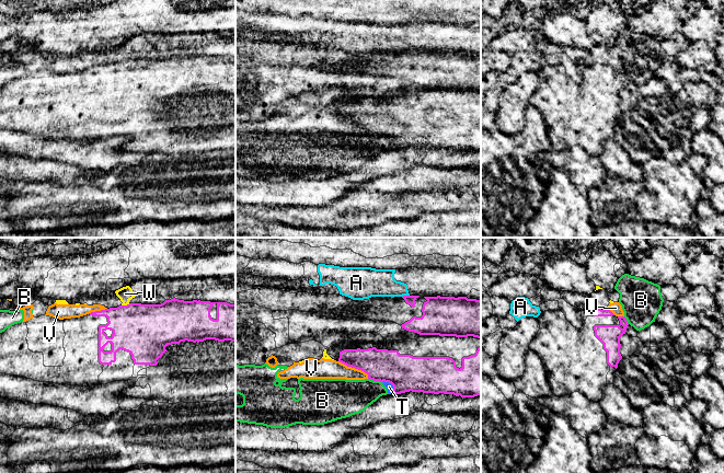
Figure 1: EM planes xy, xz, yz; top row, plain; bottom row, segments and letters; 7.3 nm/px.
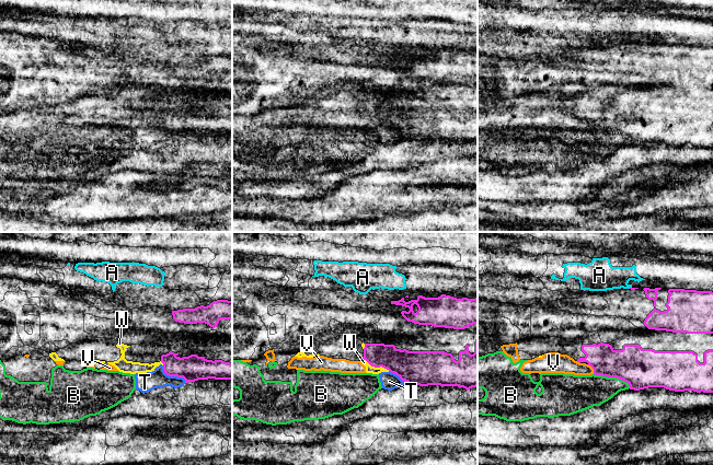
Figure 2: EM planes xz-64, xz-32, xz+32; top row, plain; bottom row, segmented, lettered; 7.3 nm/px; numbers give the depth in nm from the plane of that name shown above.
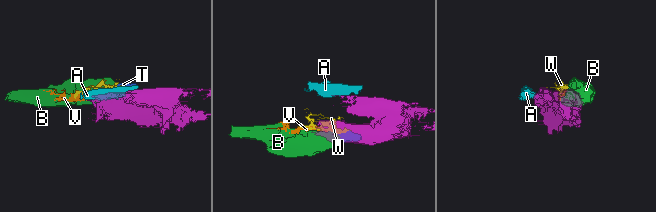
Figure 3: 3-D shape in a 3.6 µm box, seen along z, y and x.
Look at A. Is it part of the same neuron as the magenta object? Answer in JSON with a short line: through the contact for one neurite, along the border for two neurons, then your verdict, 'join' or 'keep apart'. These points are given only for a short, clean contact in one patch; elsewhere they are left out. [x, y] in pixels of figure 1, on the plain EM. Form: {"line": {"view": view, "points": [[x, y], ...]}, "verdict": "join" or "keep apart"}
{"line": {"view": "xz", "points": [[409, 49], [402, 52]]}, "verdict": "keep apart"}

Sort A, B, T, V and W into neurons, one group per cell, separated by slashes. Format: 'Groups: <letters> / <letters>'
Groups: A / B T V W

